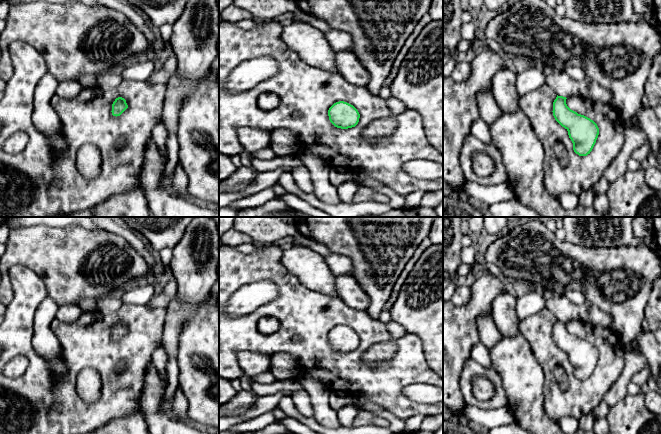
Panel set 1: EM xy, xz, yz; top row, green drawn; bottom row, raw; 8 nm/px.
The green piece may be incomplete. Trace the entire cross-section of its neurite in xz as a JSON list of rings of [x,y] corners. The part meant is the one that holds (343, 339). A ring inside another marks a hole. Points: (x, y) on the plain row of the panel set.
[[[344,325],[334,327],[328,334],[328,340],[330,346],[341,353],[355,351],[360,342],[358,334]]]

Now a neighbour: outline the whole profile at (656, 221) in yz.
[[[651,217],[653,224],[653,239],[661,249],[661,217]]]

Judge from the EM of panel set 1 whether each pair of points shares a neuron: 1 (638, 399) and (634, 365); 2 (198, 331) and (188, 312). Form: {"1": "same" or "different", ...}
{"1": "different", "2": "different"}

